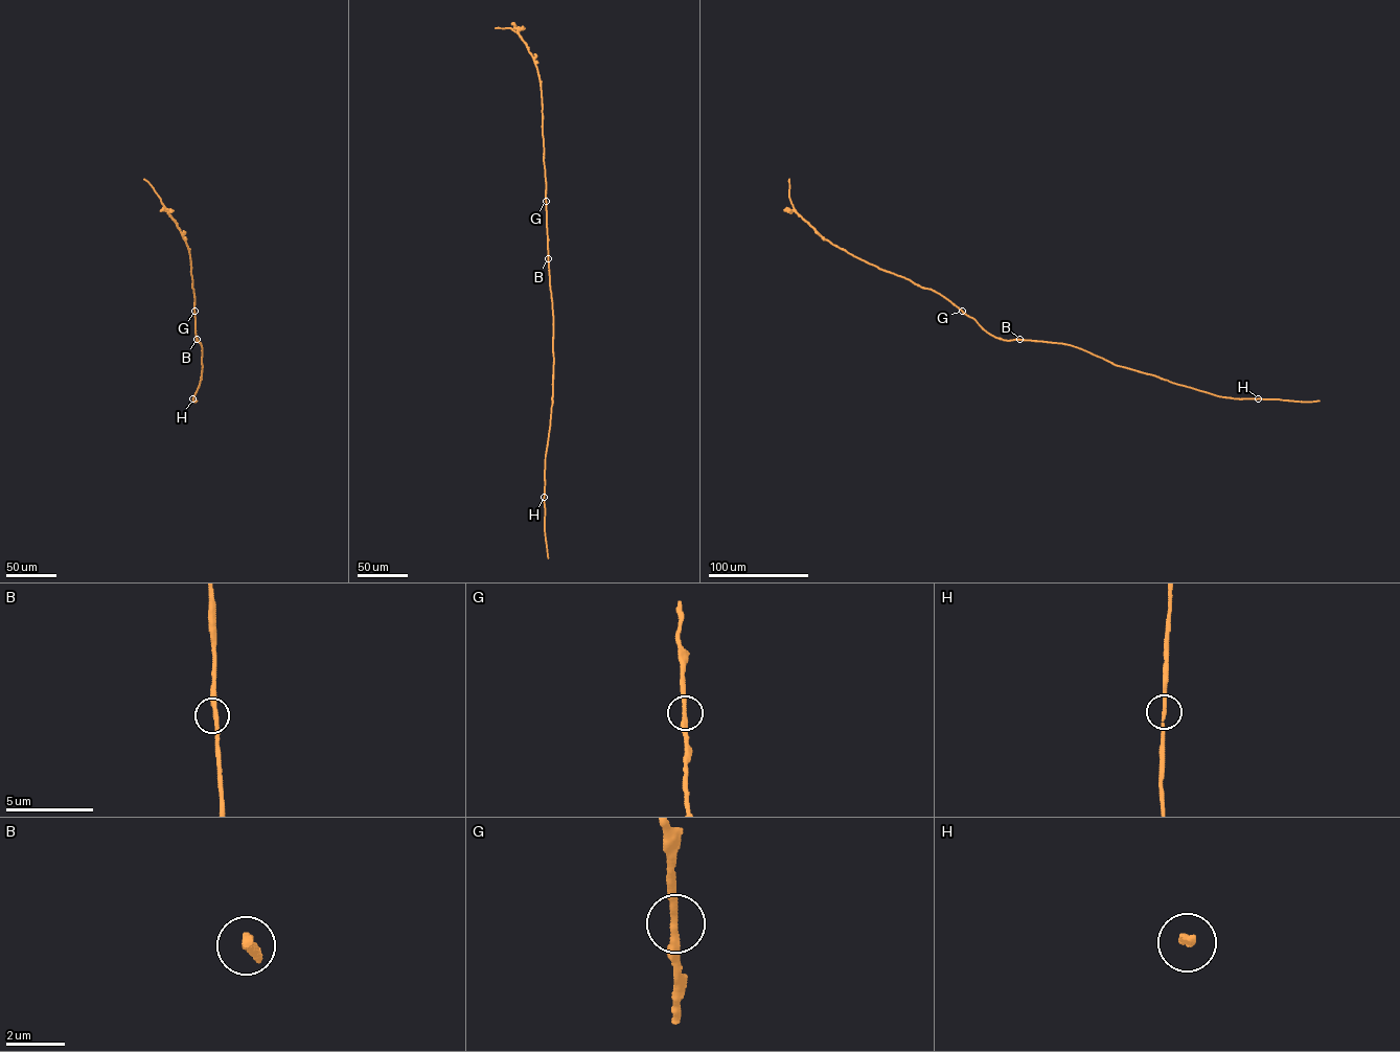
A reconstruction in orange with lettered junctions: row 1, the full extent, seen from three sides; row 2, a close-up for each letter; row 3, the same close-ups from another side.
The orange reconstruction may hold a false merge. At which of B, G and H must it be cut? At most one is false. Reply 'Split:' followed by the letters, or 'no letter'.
Split: no letter

